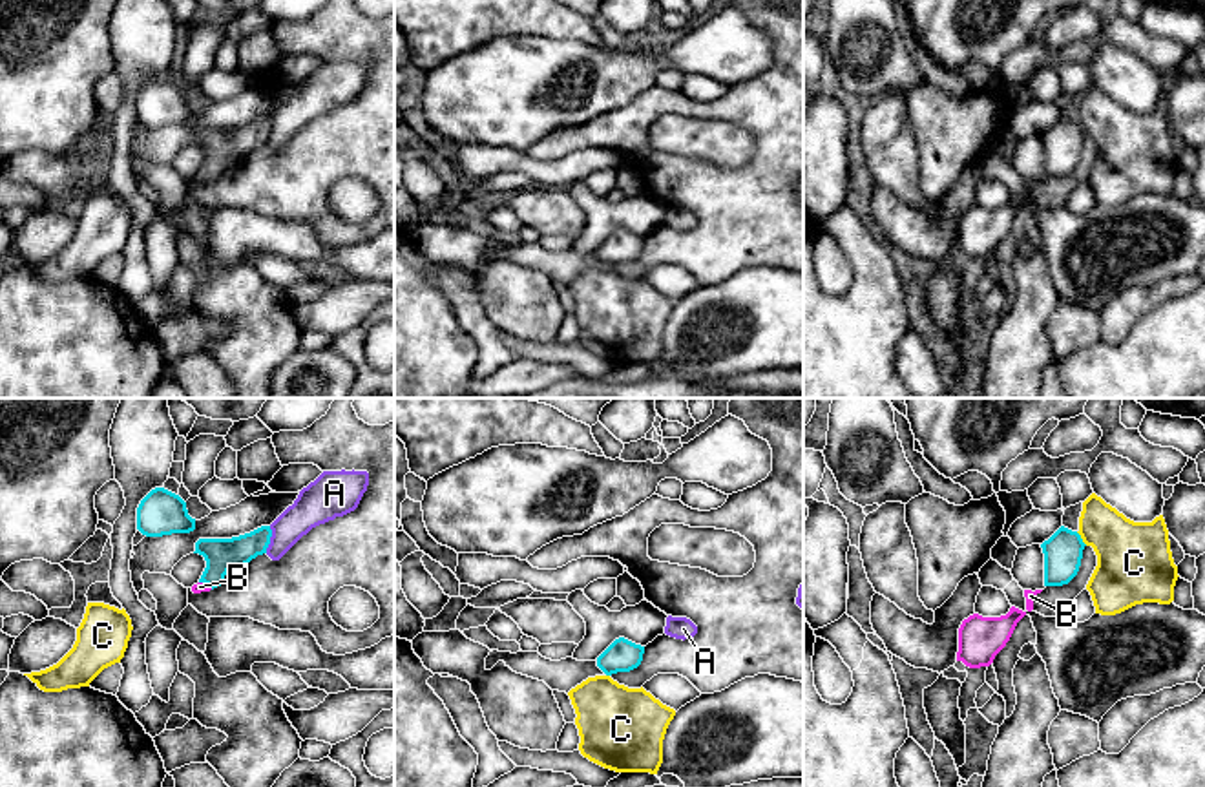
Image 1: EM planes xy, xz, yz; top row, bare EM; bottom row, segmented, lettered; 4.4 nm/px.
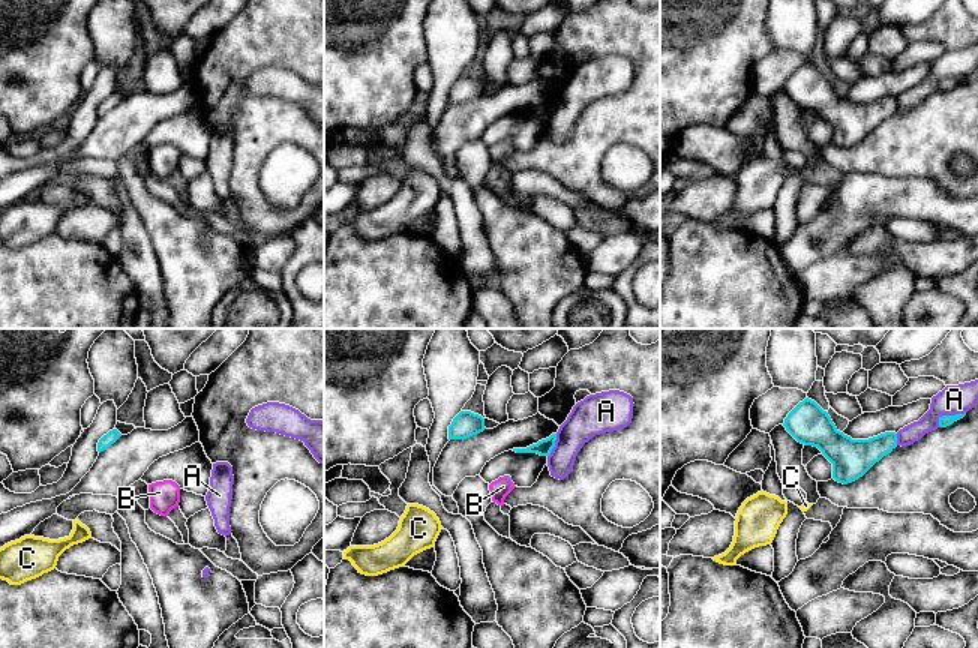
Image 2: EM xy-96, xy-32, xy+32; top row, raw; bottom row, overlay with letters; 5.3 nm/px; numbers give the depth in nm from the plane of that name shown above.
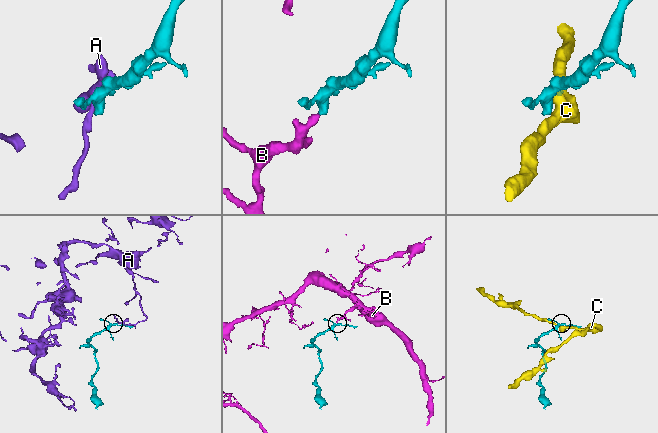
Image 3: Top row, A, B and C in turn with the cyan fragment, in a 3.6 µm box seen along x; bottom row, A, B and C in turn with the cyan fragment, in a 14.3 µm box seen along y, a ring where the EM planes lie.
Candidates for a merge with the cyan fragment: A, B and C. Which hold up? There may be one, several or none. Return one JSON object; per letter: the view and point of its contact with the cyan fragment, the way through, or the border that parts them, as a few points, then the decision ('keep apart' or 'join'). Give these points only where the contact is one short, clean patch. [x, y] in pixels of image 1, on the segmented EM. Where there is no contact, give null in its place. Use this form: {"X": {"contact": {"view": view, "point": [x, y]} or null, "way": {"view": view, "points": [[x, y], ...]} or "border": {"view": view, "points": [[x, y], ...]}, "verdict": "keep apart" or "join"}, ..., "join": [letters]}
{"A": {"contact": {"view": "xy", "point": [269, 539]}, "verdict": "keep apart"}, "B": {"contact": {"view": "xy", "point": [207, 583]}, "way": {"view": "xy", "points": [[221, 554], [214, 576], [207, 583], [199, 587]]}, "verdict": "join"}, "C": {"contact": {"view": "yz", "point": [1081, 539]}, "verdict": "keep apart"}, "join": ["B"]}

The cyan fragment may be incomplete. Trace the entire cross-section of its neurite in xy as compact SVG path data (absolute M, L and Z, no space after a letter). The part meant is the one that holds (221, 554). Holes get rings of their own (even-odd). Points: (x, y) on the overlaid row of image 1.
M261 526L232 539L199 539L194 553L204 557L206 568L192 592L201 593L221 586L230 568L243 568L257 555L267 553L270 537L270 526Z

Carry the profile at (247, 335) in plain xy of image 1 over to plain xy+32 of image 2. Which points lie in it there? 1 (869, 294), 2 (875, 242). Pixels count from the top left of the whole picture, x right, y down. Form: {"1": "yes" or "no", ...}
{"1": "yes", "2": "yes"}

